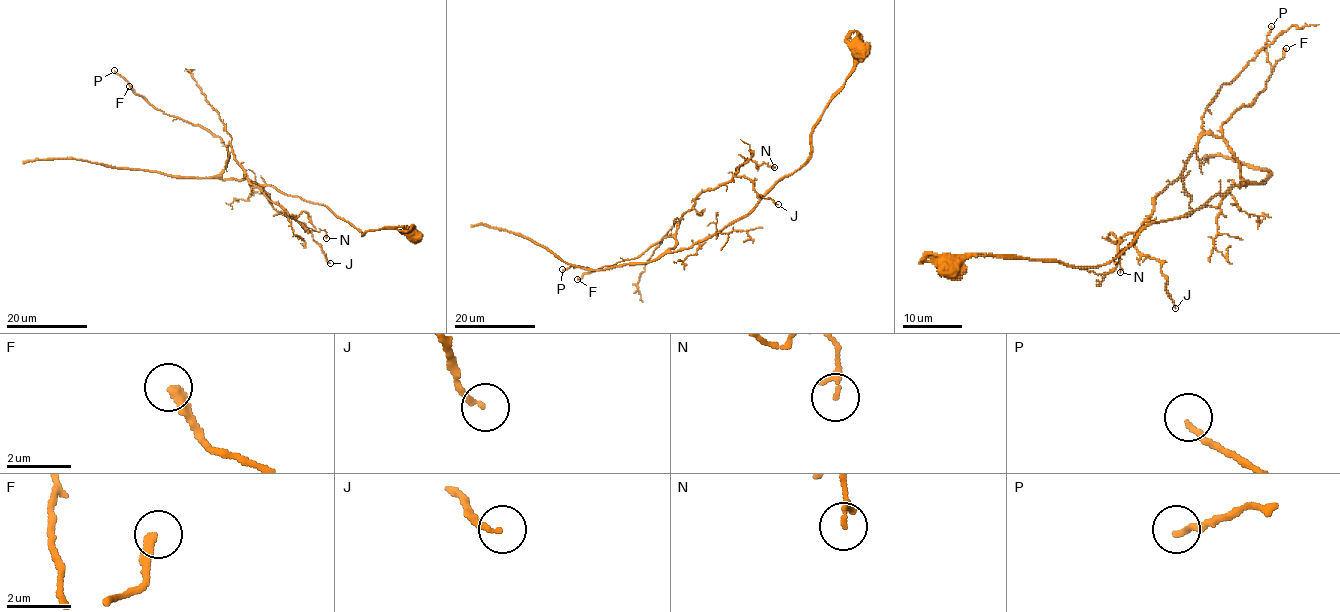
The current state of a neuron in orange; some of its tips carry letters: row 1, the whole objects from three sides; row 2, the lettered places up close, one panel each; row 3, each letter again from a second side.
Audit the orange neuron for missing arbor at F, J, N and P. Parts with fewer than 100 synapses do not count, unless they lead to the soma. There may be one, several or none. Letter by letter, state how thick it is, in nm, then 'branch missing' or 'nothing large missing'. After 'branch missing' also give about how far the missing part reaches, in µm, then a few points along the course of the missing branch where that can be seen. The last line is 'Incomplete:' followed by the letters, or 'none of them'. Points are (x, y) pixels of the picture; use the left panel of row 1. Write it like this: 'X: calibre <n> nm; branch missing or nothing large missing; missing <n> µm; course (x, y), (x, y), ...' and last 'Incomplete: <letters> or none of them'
F: calibre 320 nm; nothing large missing
J: calibre 170 nm; nothing large missing
N: calibre 170 nm; nothing large missing
P: calibre 160 nm; nothing large missing
Incomplete: none of them

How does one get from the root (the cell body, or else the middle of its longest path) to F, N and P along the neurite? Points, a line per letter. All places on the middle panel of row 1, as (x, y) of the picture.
F: (862, 50), (813, 129), (810, 156), (746, 214), (687, 248), (671, 252), (668, 236), (577, 279)
N: (862, 50), (813, 129), (810, 156), (746, 214), (670, 251), (703, 192), (727, 183), (747, 158), (774, 167)
P: (862, 50), (813, 129), (810, 156), (746, 214), (687, 248), (671, 252), (668, 236), (612, 265), (562, 269)

